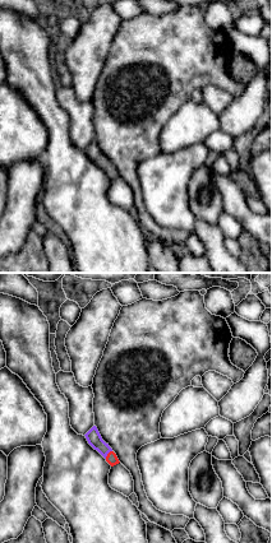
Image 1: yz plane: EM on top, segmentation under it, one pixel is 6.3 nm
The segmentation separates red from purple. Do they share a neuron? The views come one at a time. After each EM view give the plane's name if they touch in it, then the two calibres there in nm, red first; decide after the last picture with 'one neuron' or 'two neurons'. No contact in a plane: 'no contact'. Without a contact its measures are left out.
yz | 70/90 nm

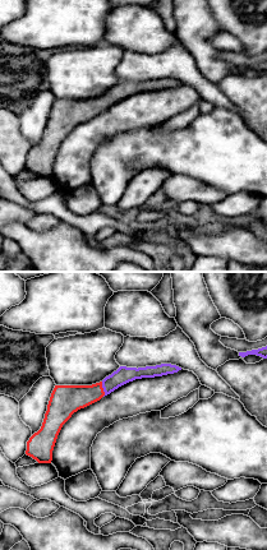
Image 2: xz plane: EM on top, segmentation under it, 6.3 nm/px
xz | 190/110 nm

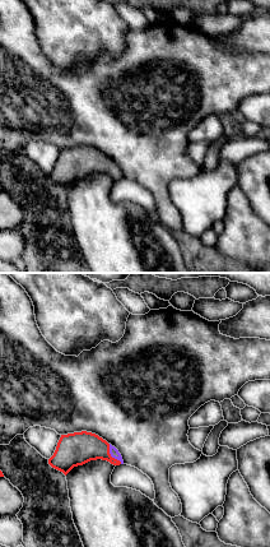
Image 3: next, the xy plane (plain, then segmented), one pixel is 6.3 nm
xy | 220/60 nm

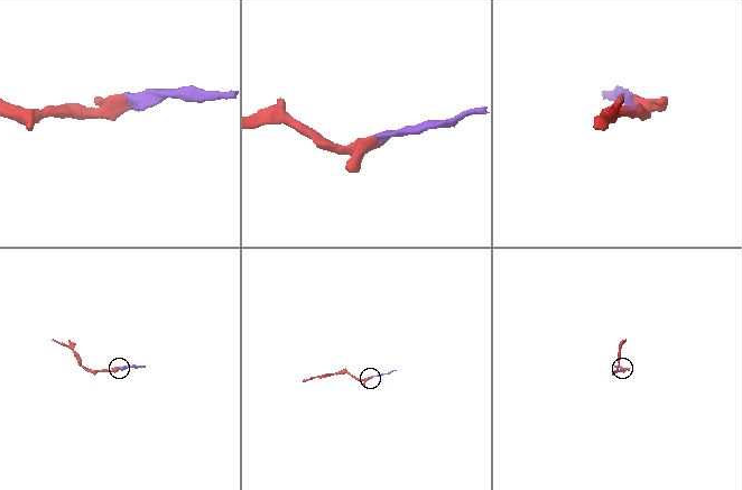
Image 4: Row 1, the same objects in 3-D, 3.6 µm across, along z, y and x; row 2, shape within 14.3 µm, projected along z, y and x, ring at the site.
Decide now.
one neuron

